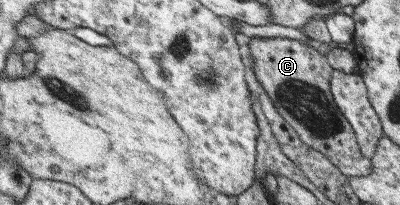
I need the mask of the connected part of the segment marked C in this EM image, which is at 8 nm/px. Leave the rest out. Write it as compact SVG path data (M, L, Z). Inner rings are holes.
M252 37L246 41L246 54L248 54L251 58L251 66L256 81L260 84L261 88L264 90L264 93L267 94L268 98L273 102L275 110L283 118L284 122L287 122L295 130L294 132L296 133L296 136L298 136L298 139L303 144L310 146L310 148L315 149L317 152L320 152L322 155L324 155L344 176L347 176L348 178L351 176L368 176L371 170L370 159L359 152L358 142L355 141L355 134L351 128L351 125L349 124L348 120L346 120L336 108L335 100L331 97L331 84L328 84L328 81L331 80L333 69L328 64L326 57L322 54L319 54L315 49L312 49L312 47L306 45L306 43L288 38Z

